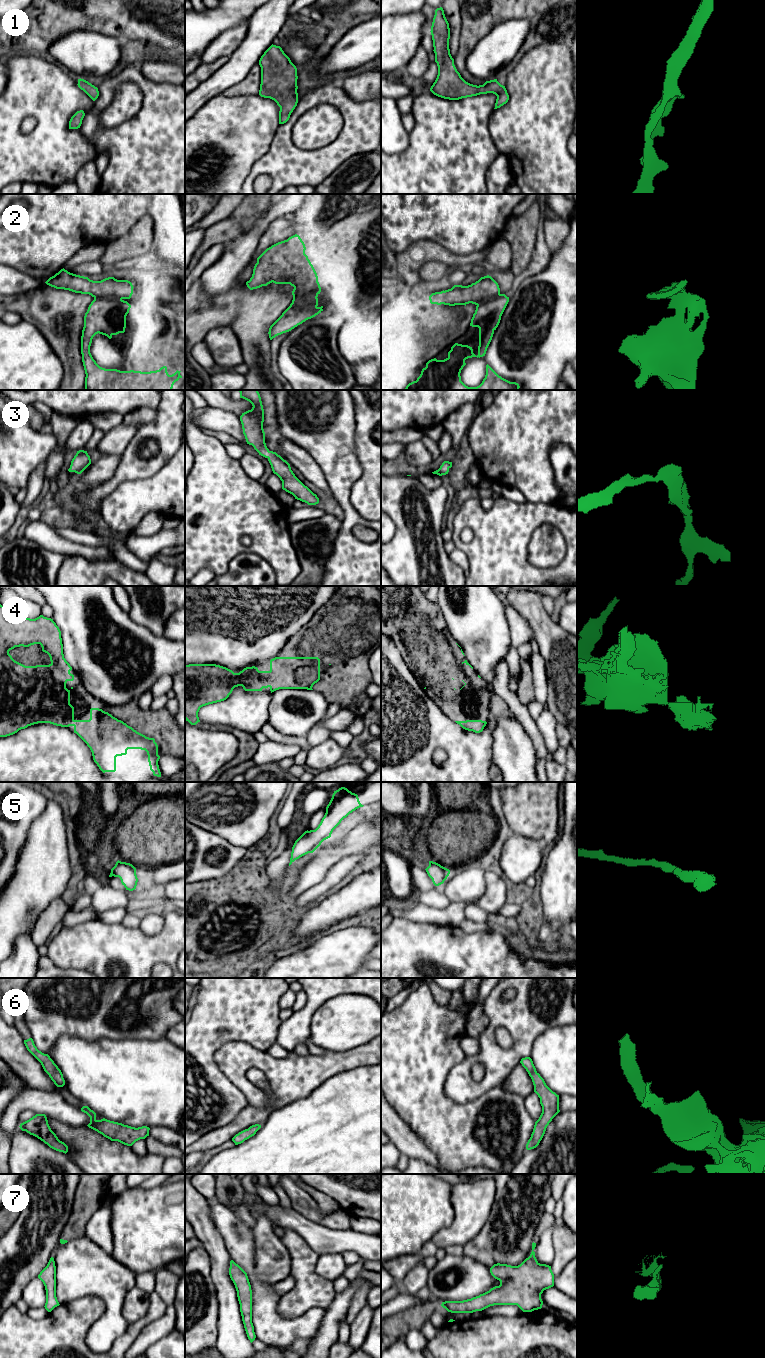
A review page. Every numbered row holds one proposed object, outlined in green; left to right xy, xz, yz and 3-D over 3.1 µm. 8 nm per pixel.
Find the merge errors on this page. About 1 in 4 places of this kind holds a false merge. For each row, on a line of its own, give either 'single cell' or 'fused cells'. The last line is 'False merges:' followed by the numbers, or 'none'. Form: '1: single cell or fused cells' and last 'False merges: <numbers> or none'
1: single cell
2: single cell
3: single cell
4: single cell
5: single cell
6: single cell
7: single cell
False merges: none

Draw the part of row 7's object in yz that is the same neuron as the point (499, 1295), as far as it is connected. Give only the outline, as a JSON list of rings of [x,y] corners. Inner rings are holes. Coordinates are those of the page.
[[[533,1242],[530,1256],[518,1266],[497,1263],[490,1268],[491,1275],[500,1281],[499,1286],[471,1299],[442,1302],[441,1306],[451,1313],[473,1313],[494,1305],[517,1305],[523,1312],[541,1309],[543,1305],[541,1294],[554,1286],[554,1274],[551,1266],[537,1261],[533,1251],[535,1247],[536,1243]]]

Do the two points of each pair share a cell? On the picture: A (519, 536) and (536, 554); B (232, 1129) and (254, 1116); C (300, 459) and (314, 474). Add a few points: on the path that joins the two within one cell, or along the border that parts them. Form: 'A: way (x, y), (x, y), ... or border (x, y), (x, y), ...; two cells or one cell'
A: border (540, 525), (528, 544), (528, 560), (536, 567); two cells
B: way (237, 1125), (249, 1116); one cell
C: way (304, 463), (311, 470); one cell

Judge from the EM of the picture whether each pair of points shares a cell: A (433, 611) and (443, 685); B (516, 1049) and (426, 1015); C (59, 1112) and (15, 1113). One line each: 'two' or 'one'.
A: one
B: two
C: one

